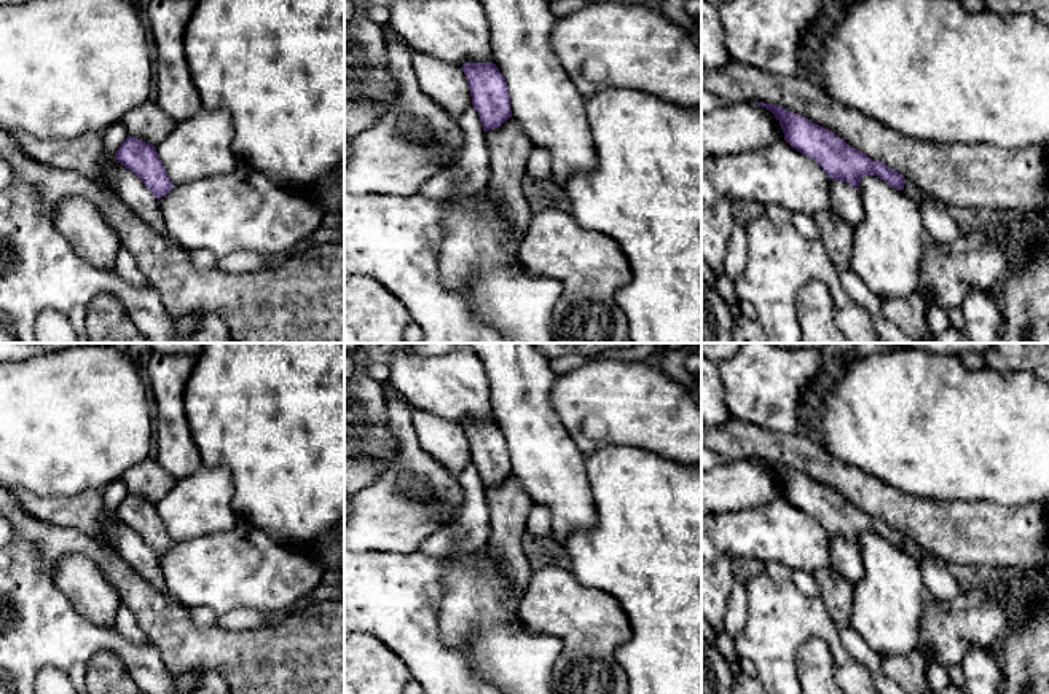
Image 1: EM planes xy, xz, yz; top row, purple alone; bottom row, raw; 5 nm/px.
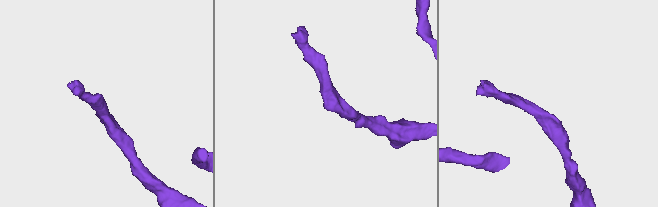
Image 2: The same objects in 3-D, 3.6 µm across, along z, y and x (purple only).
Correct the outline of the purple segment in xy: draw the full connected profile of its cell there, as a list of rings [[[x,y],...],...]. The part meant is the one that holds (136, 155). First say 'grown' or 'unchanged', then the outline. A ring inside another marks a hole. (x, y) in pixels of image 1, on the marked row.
grown; [[[147,99],[129,110],[121,123],[128,137],[115,152],[115,160],[134,172],[155,198],[163,198],[174,183],[167,177],[156,147],[171,134],[175,121],[159,108],[156,101]]]

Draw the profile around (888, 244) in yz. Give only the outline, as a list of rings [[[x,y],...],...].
[[[864,175],[858,188],[864,219],[853,230],[851,270],[875,297],[885,300],[918,292],[921,289],[920,265],[929,241],[917,203],[877,175]]]

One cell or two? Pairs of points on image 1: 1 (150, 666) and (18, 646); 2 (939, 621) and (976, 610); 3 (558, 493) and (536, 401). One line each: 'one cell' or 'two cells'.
1: one cell
2: one cell
3: one cell

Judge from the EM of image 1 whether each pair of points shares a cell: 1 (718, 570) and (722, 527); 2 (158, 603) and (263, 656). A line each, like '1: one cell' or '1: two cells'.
1: two cells
2: one cell

